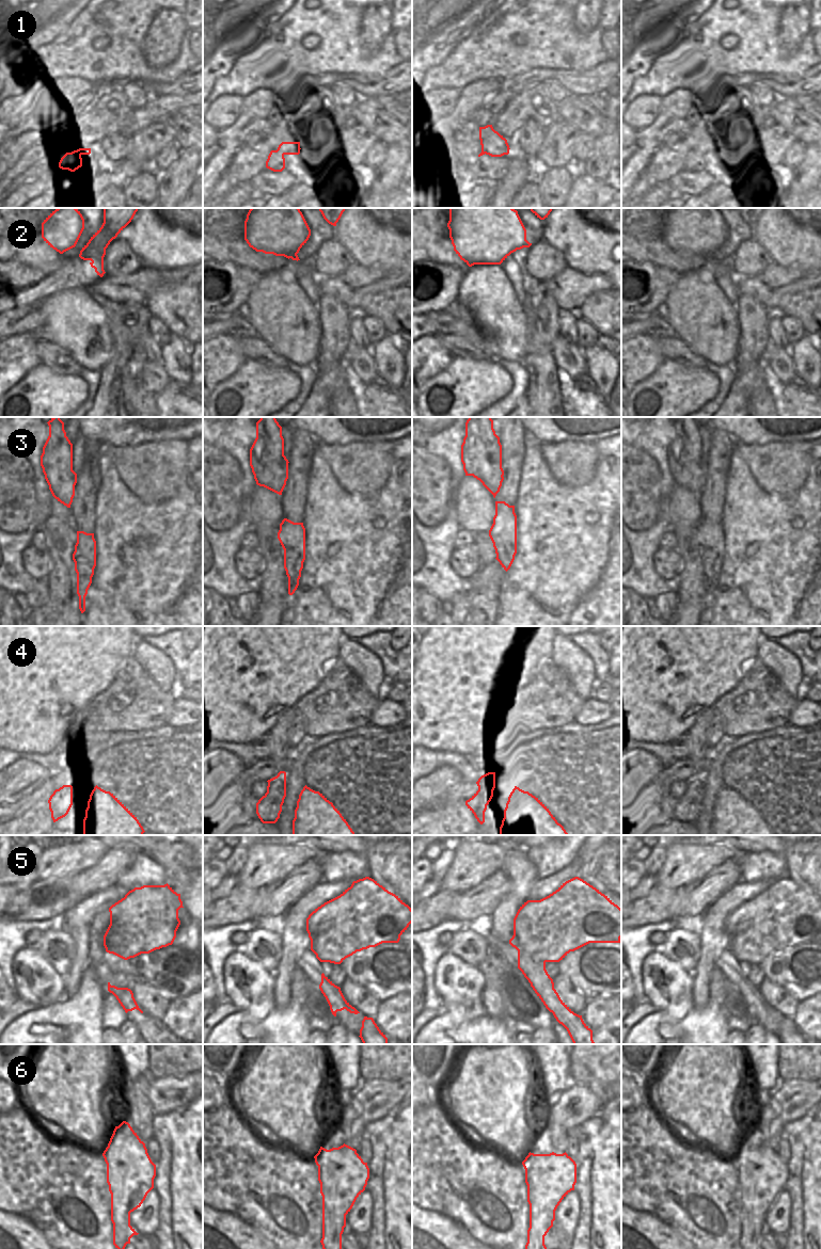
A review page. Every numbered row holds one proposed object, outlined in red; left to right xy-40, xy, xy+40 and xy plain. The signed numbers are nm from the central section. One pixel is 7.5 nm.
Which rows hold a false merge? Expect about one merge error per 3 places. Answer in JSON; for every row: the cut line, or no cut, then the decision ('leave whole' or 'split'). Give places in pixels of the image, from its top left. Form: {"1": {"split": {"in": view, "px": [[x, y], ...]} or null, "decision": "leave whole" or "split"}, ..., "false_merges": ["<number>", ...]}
{"1": {"split": null, "decision": "leave whole"}, "2": {"split": {"in": "xy", "px": [[296, 254], [291, 258]]}, "decision": "split"}, "3": {"split": {"in": "xy+40", "px": [[485, 485], [489, 487], [490, 492]]}, "decision": "split"}, "4": {"split": null, "decision": "leave whole"}, "5": {"split": {"in": "xy+40", "px": [[514, 933], [518, 943], [534, 959], [545, 962]]}, "decision": "split"}, "6": {"split": null, "decision": "leave whole"}, "false_merges": ["2", "3", "5"]}

